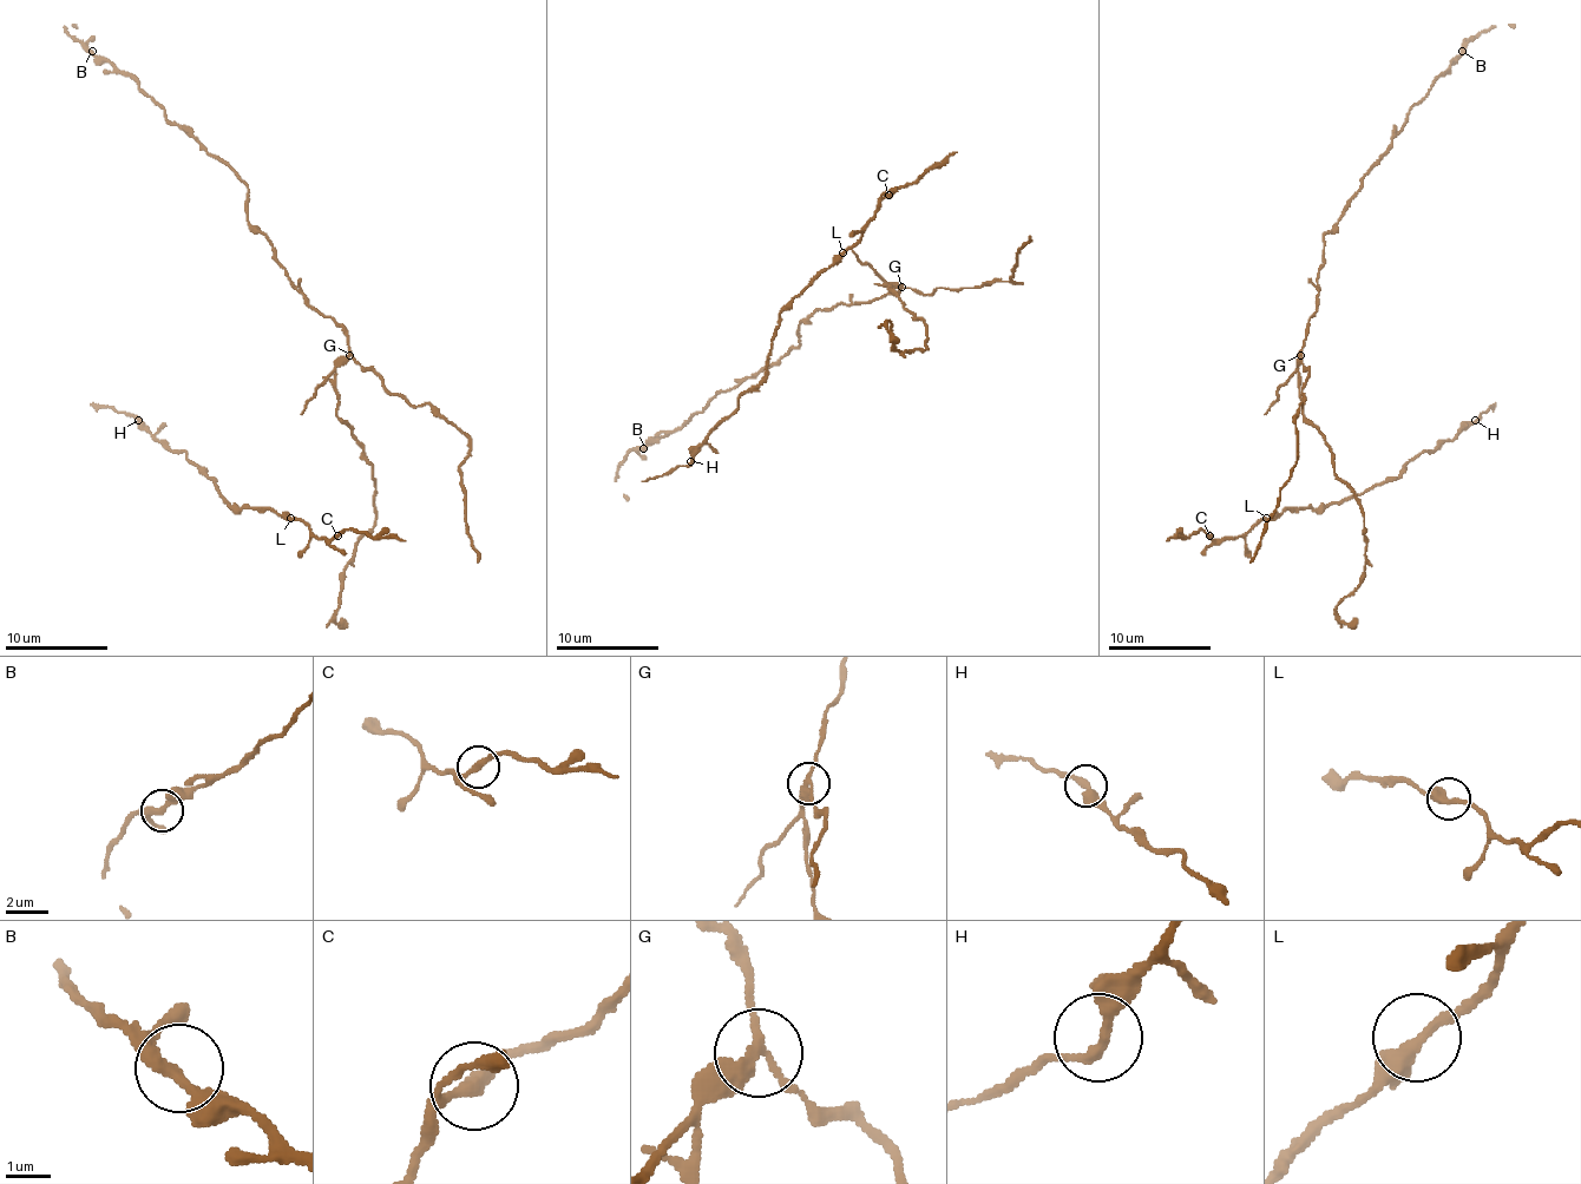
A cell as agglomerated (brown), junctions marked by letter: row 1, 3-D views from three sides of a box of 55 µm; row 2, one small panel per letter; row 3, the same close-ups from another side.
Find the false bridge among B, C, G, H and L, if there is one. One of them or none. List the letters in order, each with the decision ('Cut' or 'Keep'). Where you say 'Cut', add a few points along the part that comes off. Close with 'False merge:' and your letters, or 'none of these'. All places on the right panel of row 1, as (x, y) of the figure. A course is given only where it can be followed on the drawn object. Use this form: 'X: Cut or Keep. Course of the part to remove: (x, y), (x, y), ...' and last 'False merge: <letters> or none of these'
B: Keep
C: Keep
G: Cut. Course of the part to remove: (1300, 355), (1303, 414), (1323, 438), (1333, 474), (1364, 518), (1364, 577), (1336, 609), (1342, 620), (1357, 618)
H: Keep
L: Keep
False merge: G

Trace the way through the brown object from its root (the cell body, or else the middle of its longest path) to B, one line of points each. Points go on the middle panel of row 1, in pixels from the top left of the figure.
B: (899, 290), (871, 301), (817, 309), (799, 324), (799, 344), (778, 363), (719, 392), (701, 412), (643, 448)

